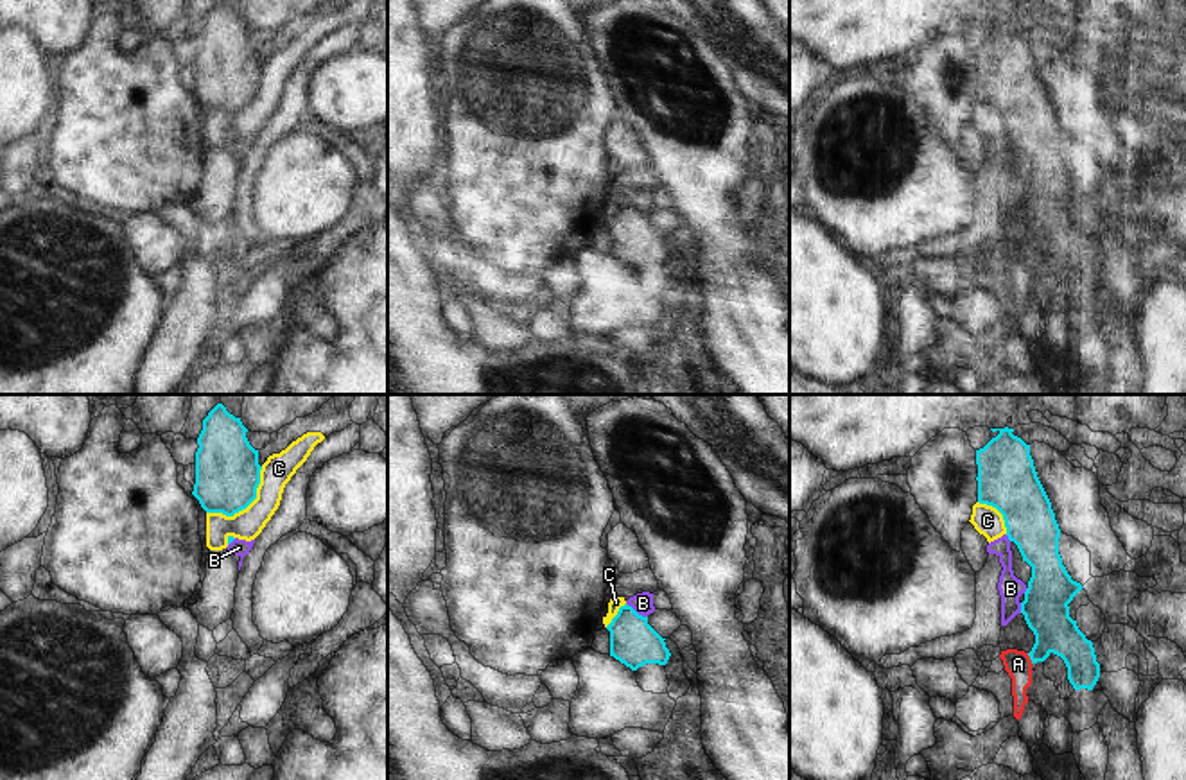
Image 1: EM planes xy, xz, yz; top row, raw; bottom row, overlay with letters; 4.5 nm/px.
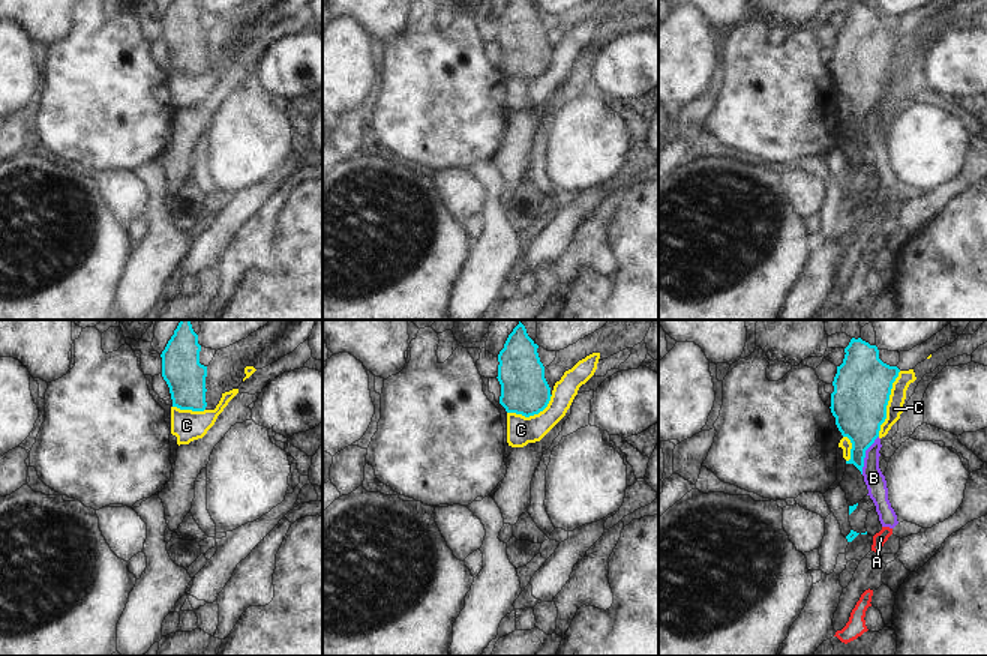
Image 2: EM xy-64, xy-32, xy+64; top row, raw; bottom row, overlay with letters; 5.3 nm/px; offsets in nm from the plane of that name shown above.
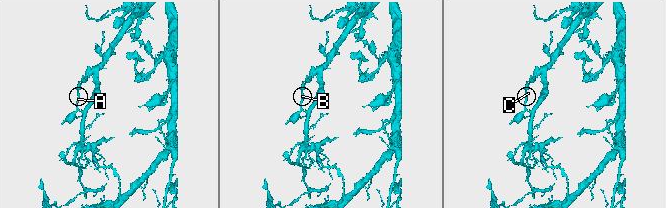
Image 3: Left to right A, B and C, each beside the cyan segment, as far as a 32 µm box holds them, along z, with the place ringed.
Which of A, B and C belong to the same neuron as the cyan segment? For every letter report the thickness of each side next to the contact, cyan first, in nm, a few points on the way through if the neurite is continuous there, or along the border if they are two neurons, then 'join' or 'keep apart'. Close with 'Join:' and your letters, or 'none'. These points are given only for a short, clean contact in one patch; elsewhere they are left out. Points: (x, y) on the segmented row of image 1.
A: 200 nm thick on the cyan side, 120 nm on the other; border along yz (1027, 653), (1032, 662); keep apart
B: 220 nm thick on the cyan side, 100 nm on the other; border along xz (627, 603), (646, 617); keep apart
C: 280 nm thick on the cyan side, 140 nm on the other; keep apart
Join: none

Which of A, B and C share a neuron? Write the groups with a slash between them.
A B C

